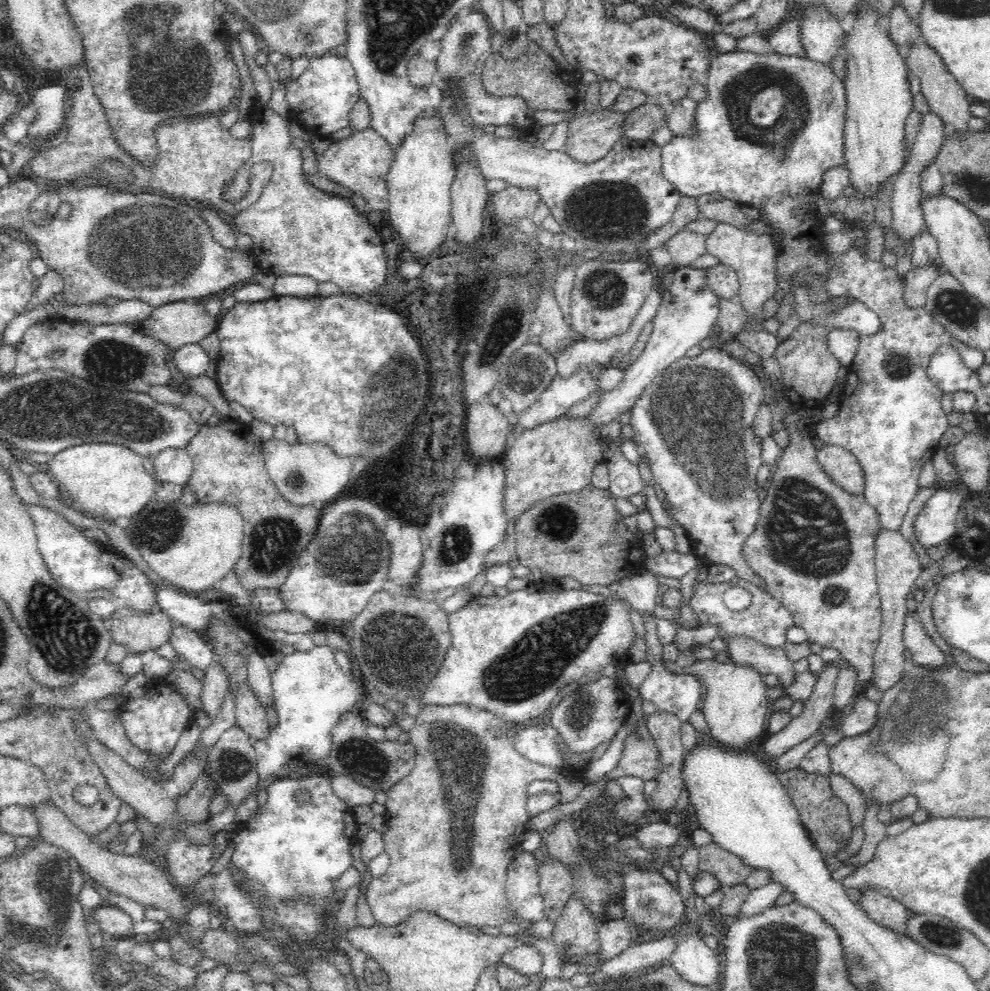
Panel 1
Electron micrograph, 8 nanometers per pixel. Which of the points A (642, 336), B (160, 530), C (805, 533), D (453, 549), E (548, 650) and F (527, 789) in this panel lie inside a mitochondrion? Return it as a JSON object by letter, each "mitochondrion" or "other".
{"A":"other","B":"mitochondrion","C":"mitochondrion","D":"mitochondrion","E":"mitochondrion","F":"other"}

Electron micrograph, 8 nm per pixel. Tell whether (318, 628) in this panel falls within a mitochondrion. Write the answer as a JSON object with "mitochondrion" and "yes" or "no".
{"mitochondrion":"no"}

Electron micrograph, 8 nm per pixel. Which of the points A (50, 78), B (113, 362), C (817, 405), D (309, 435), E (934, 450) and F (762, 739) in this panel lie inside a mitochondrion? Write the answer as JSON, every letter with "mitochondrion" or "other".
{"A":"other","B":"mitochondrion","C":"other","D":"other","E":"other","F":"other"}

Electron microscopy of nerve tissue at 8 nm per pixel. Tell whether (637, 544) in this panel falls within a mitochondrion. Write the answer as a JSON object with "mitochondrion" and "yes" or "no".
{"mitochondrion":"no"}

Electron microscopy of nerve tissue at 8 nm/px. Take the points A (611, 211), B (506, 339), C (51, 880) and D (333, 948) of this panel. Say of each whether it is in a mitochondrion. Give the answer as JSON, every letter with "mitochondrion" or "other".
{"A":"mitochondrion","B":"mitochondrion","C":"mitochondrion","D":"other"}

